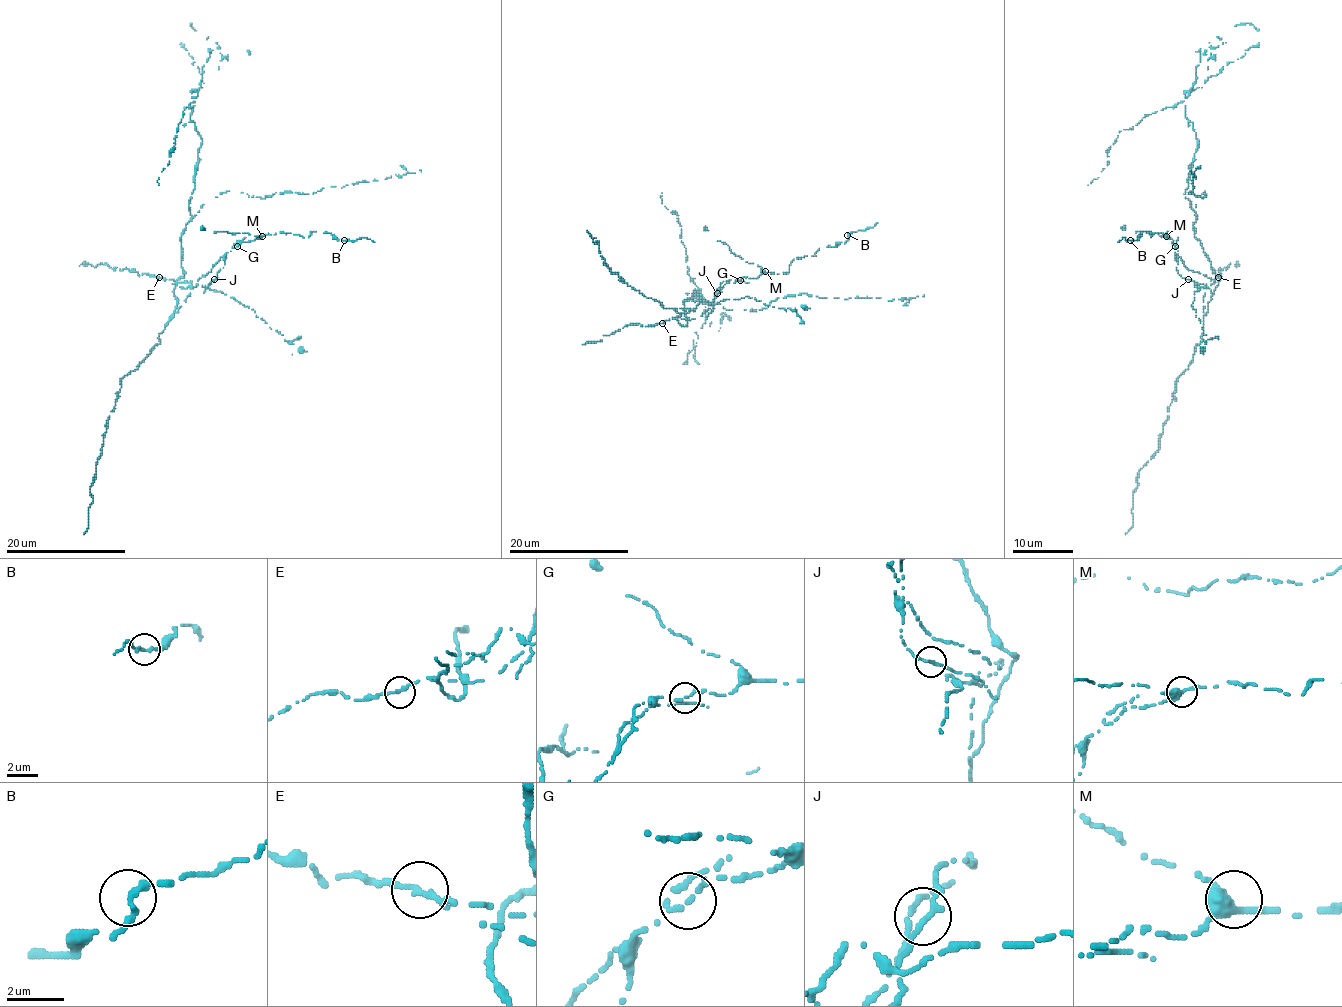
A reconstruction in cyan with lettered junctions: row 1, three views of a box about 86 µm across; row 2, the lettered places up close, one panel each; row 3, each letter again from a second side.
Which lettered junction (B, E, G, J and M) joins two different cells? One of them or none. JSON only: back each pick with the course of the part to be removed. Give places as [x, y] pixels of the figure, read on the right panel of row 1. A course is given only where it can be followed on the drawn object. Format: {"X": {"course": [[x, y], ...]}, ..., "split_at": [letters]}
{"split_at": ["E"]}

